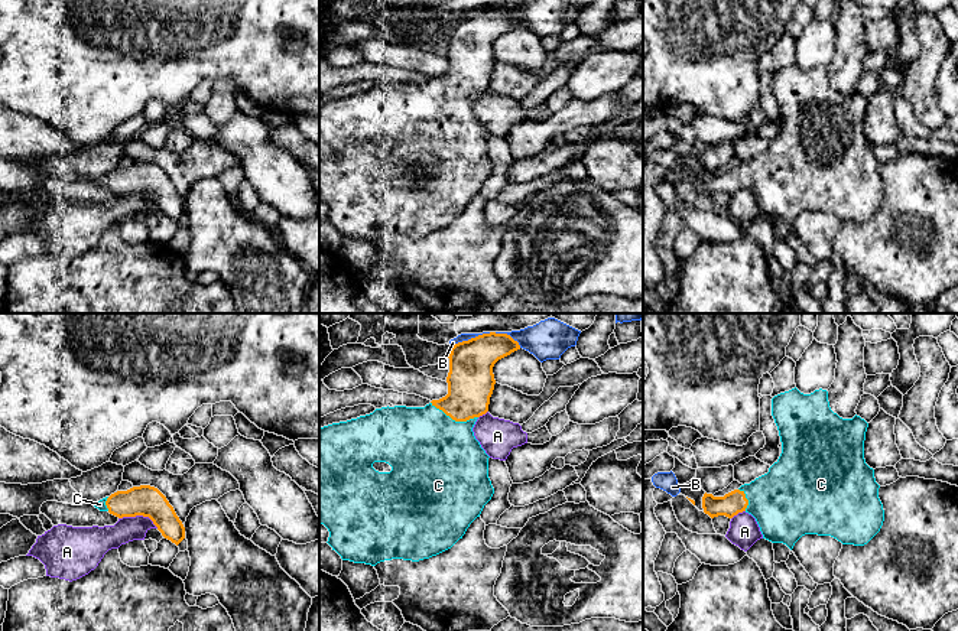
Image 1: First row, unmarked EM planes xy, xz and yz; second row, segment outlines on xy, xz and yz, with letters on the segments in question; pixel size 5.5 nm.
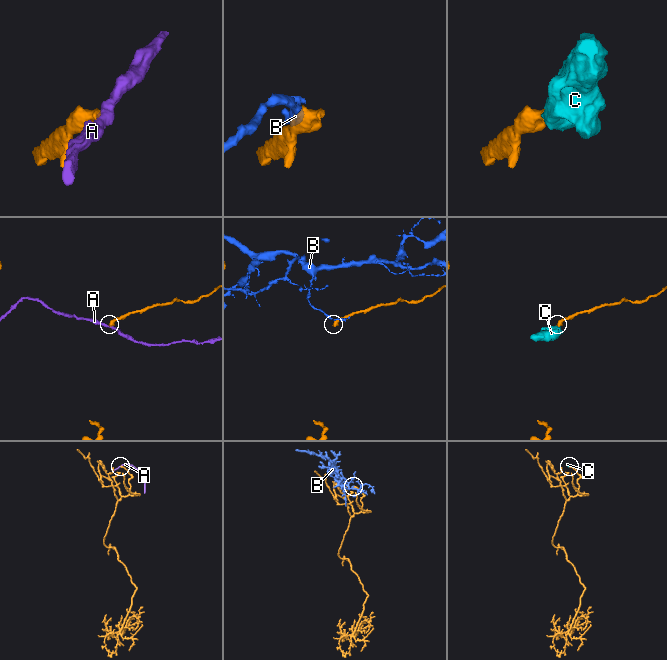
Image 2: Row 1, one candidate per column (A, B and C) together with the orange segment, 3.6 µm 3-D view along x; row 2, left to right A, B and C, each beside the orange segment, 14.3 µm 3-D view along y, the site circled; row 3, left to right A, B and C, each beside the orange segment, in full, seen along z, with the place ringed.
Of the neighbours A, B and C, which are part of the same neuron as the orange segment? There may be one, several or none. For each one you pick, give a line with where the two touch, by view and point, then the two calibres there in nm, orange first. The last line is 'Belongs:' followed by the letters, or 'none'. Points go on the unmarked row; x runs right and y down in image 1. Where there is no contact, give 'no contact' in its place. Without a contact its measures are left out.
C: xz (454, 96) | 260/480 nm
Belongs: C

